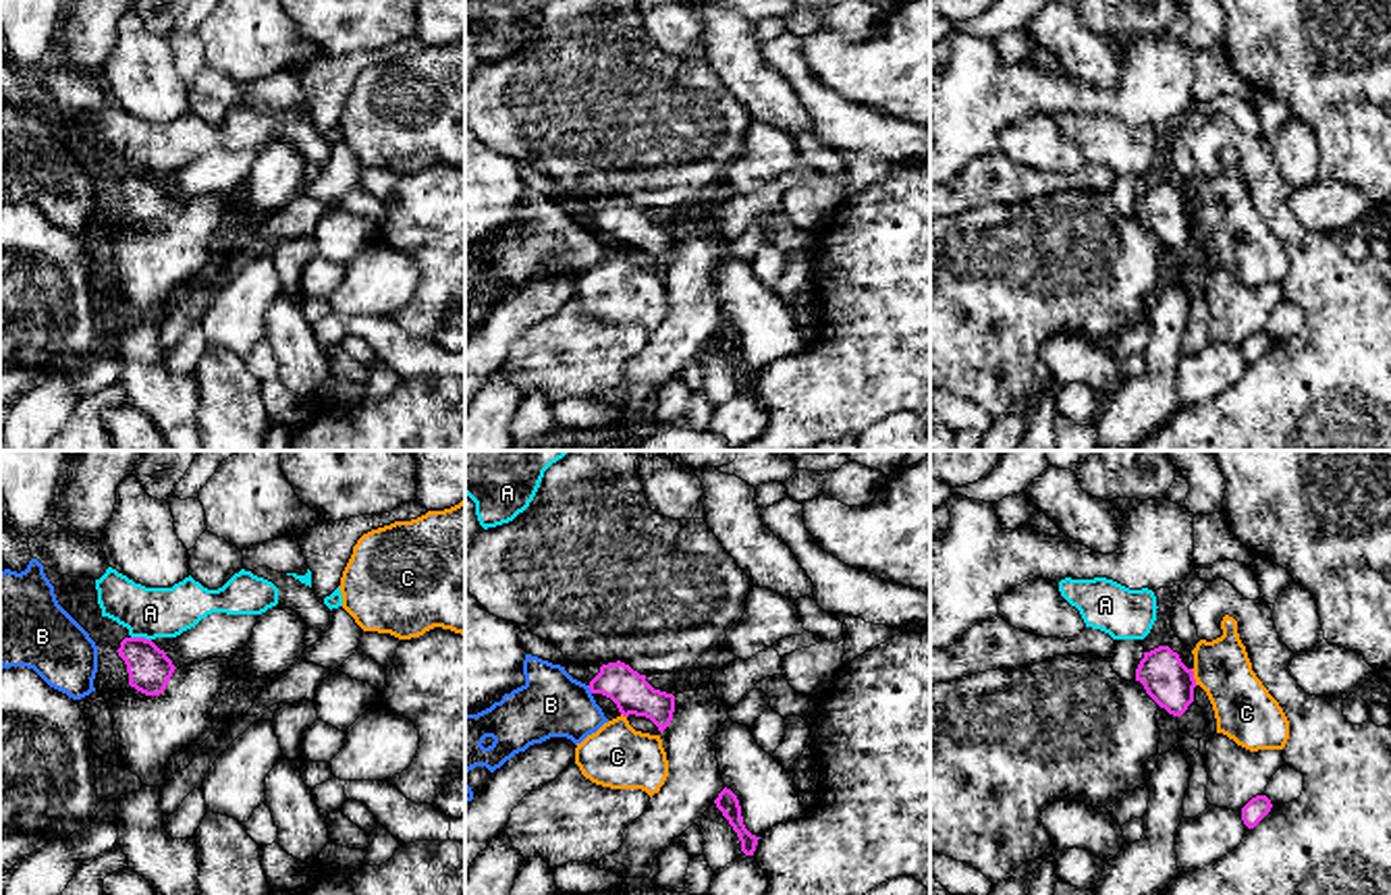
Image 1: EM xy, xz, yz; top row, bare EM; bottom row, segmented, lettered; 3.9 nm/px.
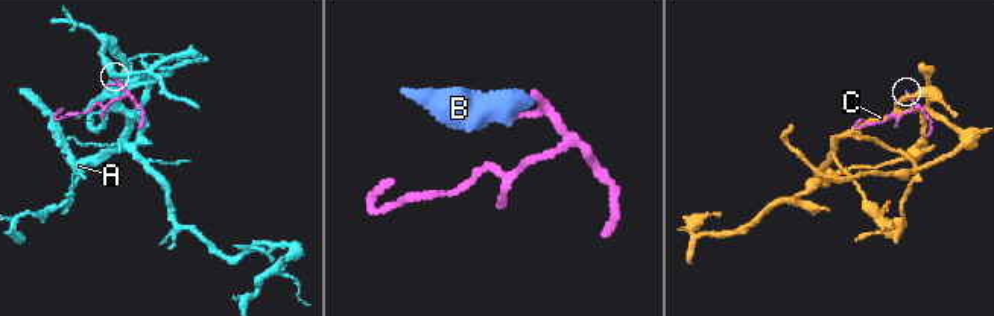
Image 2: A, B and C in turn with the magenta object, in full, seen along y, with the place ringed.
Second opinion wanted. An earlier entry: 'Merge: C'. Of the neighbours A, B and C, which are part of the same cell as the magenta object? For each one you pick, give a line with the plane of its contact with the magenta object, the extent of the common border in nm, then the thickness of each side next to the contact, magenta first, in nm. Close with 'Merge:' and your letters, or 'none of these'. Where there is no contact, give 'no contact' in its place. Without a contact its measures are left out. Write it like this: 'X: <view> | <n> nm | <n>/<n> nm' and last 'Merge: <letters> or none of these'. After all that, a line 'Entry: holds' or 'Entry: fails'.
Merge: none of these
Entry: fails

